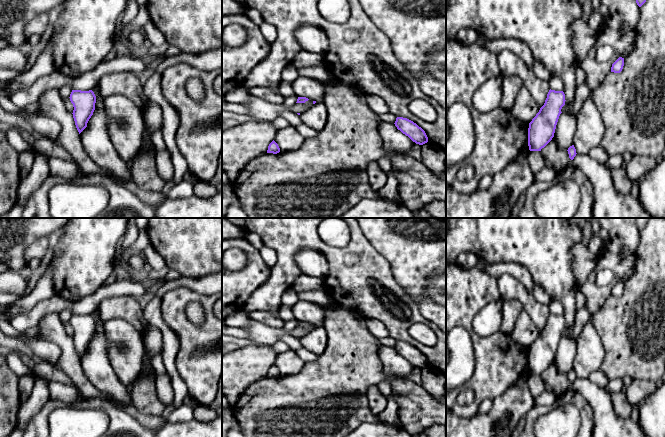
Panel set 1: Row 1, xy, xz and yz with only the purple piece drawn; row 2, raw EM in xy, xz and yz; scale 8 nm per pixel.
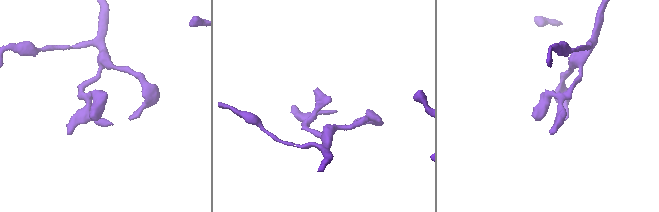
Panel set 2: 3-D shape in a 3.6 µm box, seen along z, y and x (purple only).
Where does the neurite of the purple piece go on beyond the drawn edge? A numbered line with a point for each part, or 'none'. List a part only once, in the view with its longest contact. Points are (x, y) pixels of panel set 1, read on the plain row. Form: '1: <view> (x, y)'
none

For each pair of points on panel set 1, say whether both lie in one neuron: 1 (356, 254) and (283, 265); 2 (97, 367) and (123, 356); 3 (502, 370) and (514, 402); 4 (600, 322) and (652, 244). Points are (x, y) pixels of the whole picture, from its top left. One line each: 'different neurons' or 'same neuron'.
1: same neuron
2: different neurons
3: different neurons
4: same neuron

